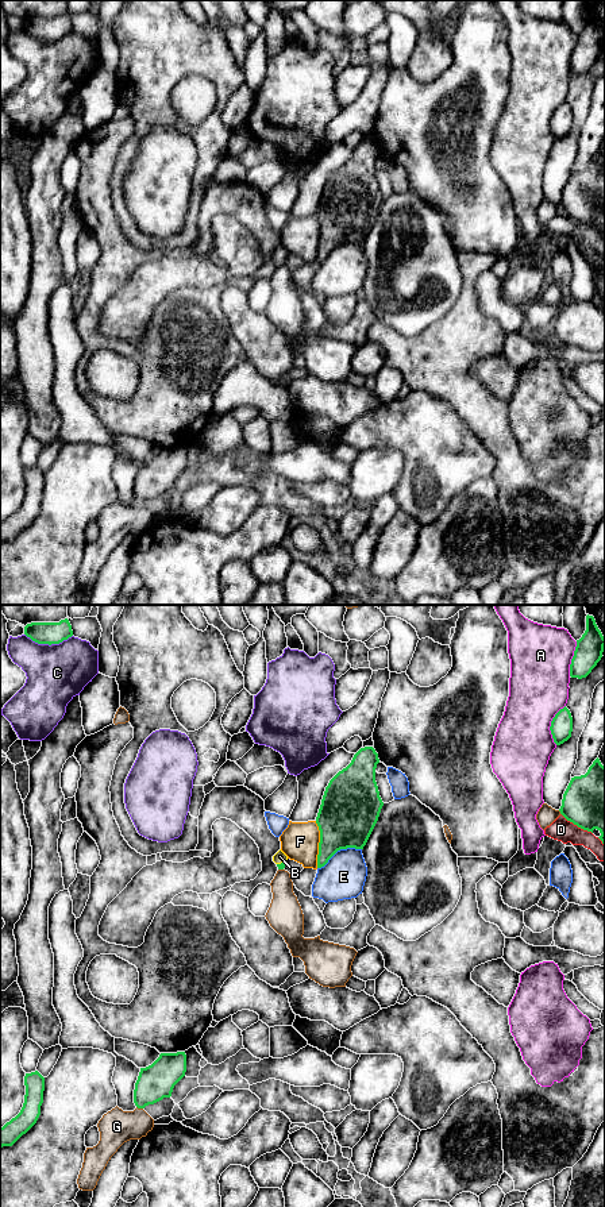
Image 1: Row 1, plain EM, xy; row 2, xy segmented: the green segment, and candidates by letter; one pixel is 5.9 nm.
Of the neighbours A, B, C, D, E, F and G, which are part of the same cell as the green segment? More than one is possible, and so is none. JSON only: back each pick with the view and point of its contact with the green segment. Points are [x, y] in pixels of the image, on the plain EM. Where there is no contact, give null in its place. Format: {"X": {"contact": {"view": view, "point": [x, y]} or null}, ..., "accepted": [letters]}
{"B": {"contact": {"view": "xy", "point": [281, 258]}}, "accepted": ["B"]}

